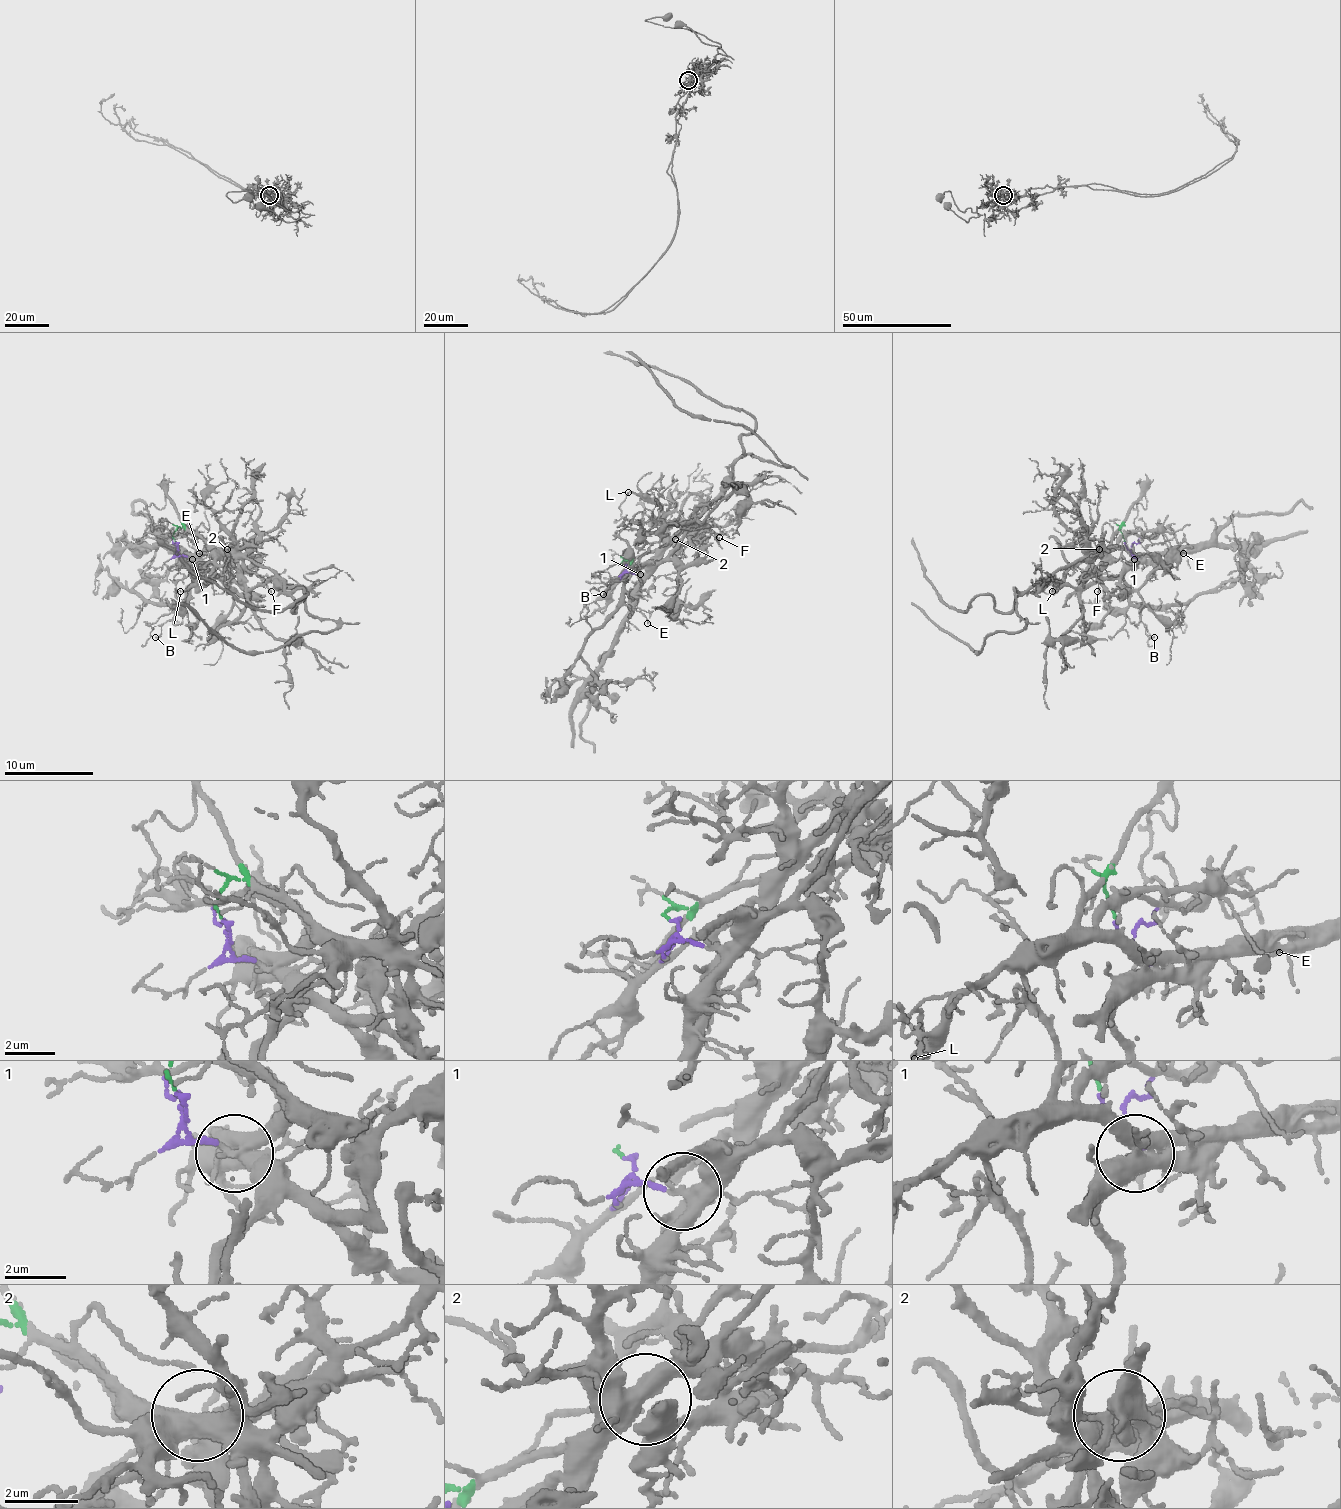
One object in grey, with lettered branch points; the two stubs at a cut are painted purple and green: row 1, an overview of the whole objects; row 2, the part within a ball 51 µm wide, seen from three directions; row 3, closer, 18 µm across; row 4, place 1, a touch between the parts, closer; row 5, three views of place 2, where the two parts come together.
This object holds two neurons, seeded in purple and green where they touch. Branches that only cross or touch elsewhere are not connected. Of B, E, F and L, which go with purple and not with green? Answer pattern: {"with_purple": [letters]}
{"with_purple": ["B"]}

